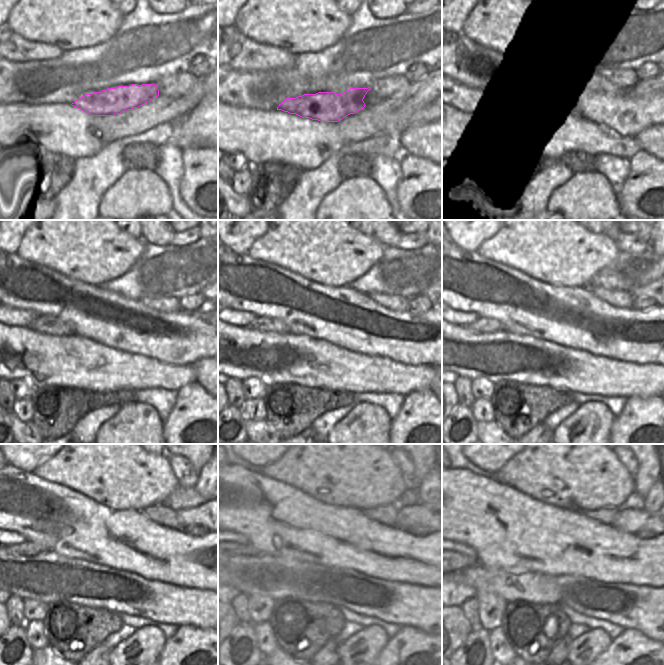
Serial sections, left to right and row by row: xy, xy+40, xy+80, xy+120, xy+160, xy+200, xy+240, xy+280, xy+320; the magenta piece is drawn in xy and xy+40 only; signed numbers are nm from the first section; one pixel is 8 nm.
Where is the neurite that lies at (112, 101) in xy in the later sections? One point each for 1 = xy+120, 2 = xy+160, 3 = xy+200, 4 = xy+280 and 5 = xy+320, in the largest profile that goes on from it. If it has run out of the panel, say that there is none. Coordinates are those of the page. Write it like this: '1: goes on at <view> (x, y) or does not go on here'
1: goes on at xy+120 (51, 325)
2: goes on at xy+160 (265, 324)
3: goes on at xy+200 (482, 325)
4: goes on at xy+280 (246, 549)
5: goes on at xy+320 (462, 561)

